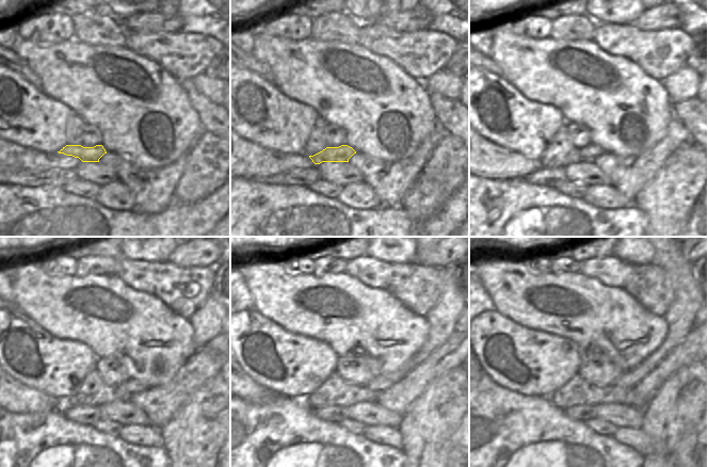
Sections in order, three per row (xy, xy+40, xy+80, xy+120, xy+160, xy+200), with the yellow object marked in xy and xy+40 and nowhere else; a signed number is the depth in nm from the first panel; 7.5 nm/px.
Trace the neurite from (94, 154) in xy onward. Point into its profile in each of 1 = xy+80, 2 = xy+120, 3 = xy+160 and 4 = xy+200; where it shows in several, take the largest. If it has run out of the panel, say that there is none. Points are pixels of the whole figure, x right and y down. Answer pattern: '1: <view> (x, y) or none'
1: xy+80 (588, 154)
2: xy+120 (129, 387)
3: xy+160 (441, 319)
4: xy+200 (680, 316)

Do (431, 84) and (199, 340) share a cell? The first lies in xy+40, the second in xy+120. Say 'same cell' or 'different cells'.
same cell

